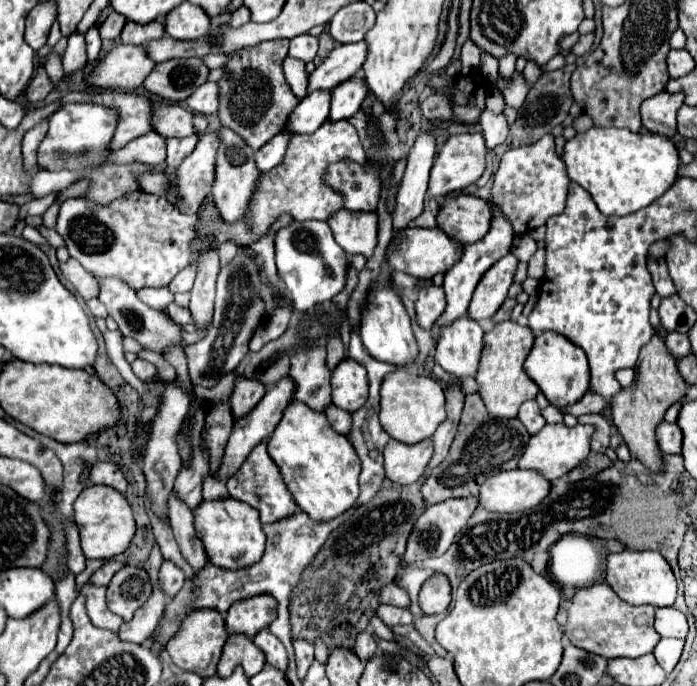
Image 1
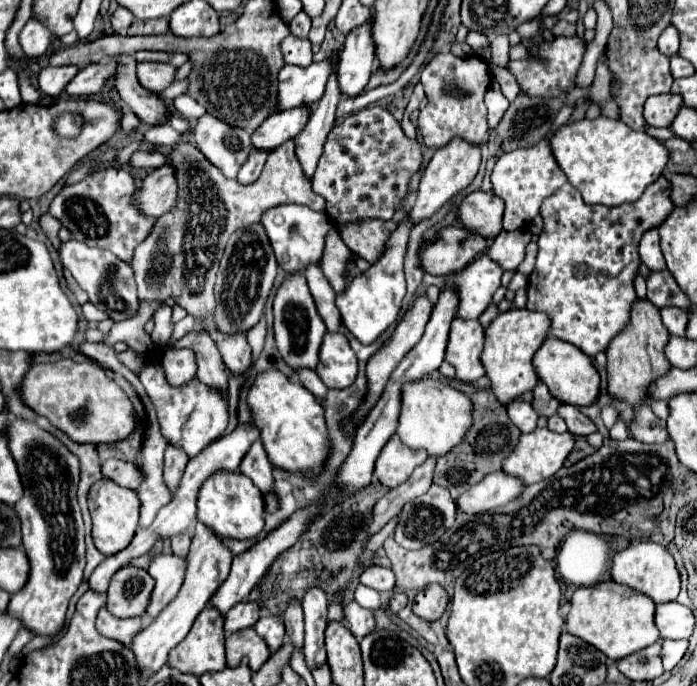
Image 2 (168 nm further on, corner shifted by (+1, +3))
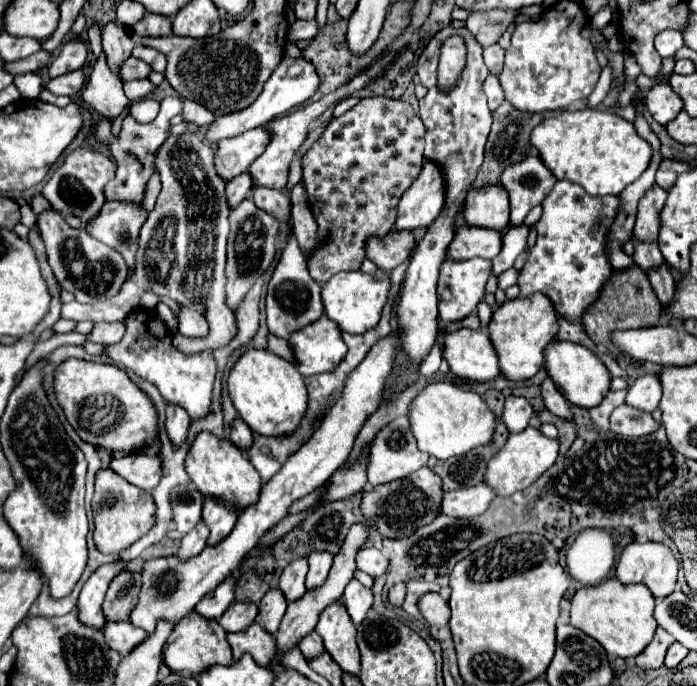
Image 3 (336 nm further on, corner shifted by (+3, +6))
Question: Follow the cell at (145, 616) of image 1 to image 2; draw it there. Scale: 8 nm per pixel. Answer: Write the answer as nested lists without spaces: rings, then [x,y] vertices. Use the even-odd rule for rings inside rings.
[[[158,555],[150,567],[148,573],[150,577],[156,581],[154,591],[150,595],[150,603],[144,611],[144,615],[148,615],[150,619],[156,619],[158,613],[176,597],[180,585],[182,585],[182,577],[184,577],[184,559],[182,557],[174,557],[170,555]]]

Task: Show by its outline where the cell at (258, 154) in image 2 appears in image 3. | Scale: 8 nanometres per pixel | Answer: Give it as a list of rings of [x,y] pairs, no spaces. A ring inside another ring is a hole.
[[[242,174],[242,176],[238,176],[236,180],[232,180],[232,182],[226,184],[226,198],[228,198],[230,210],[236,208],[236,206],[246,198],[246,194],[250,192],[250,188],[252,188],[252,178],[250,178],[250,174]]]

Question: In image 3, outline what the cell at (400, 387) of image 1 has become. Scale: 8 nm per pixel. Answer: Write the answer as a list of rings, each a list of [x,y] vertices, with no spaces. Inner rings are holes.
[[[450,382],[426,384],[412,402],[408,416],[420,450],[438,460],[448,460],[452,456],[466,454],[468,450],[474,450],[478,446],[490,444],[496,428],[494,412],[478,394],[466,392]]]

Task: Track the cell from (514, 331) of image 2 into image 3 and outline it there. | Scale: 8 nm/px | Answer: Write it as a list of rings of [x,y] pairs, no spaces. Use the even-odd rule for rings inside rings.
[[[530,294],[528,298],[506,300],[502,306],[494,308],[492,320],[488,324],[488,334],[496,348],[502,376],[508,380],[528,380],[544,364],[544,348],[558,334],[558,314],[552,302],[544,294]]]

